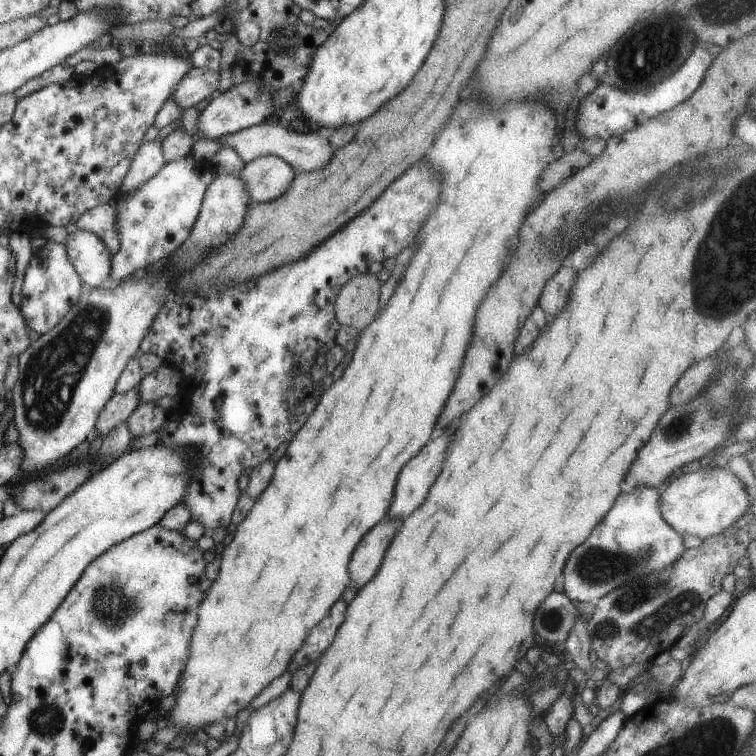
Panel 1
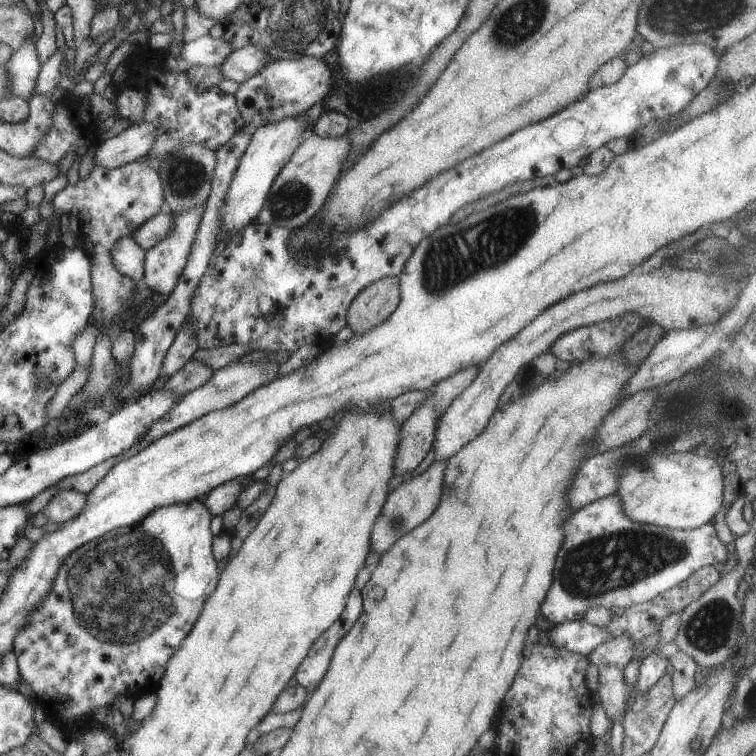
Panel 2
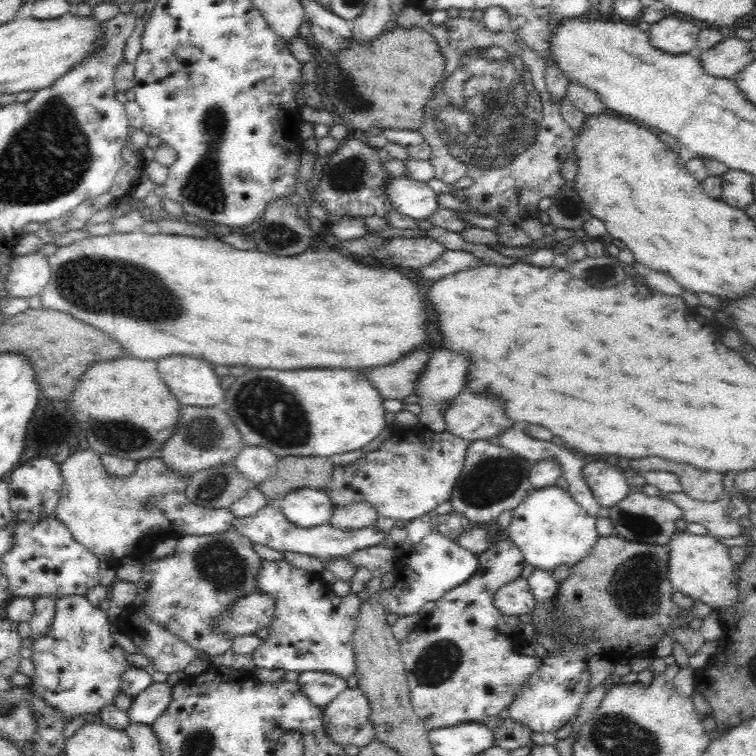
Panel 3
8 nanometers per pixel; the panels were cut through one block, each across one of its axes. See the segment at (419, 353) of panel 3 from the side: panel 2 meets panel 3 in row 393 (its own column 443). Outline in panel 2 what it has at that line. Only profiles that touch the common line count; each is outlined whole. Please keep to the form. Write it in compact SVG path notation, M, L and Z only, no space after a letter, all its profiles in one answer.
M479 364L467 366L426 389L425 400L413 410L413 414L401 426L401 440L399 440L399 448L397 448L397 456L395 456L395 474L411 472L425 458L432 448L437 420L445 413L449 404L473 382L478 374L478 366Z

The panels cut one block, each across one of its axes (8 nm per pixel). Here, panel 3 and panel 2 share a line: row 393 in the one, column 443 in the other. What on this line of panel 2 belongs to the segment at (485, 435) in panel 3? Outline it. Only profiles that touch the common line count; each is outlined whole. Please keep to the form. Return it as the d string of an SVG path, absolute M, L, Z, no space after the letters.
M446 460L442 462L432 462L432 464L422 474L403 481L395 490L387 494L387 500L381 508L381 514L373 522L371 528L371 538L369 538L369 547L375 554L381 555L389 546L405 532L413 530L417 524L427 520L431 516L431 510L435 510L439 502L439 486L441 486L441 472Z

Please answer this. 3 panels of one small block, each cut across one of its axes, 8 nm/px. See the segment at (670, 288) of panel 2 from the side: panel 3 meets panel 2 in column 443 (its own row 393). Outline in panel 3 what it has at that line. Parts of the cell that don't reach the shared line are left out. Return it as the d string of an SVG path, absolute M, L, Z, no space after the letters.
M438 350L438 352L430 354L428 362L424 364L424 370L419 372L416 380L414 380L413 395L418 399L416 405L422 409L422 412L416 416L419 426L436 432L445 430L446 426L443 422L444 406L464 391L462 390L462 384L464 384L466 368L468 368L468 364L466 364L464 356L444 352L444 350Z

